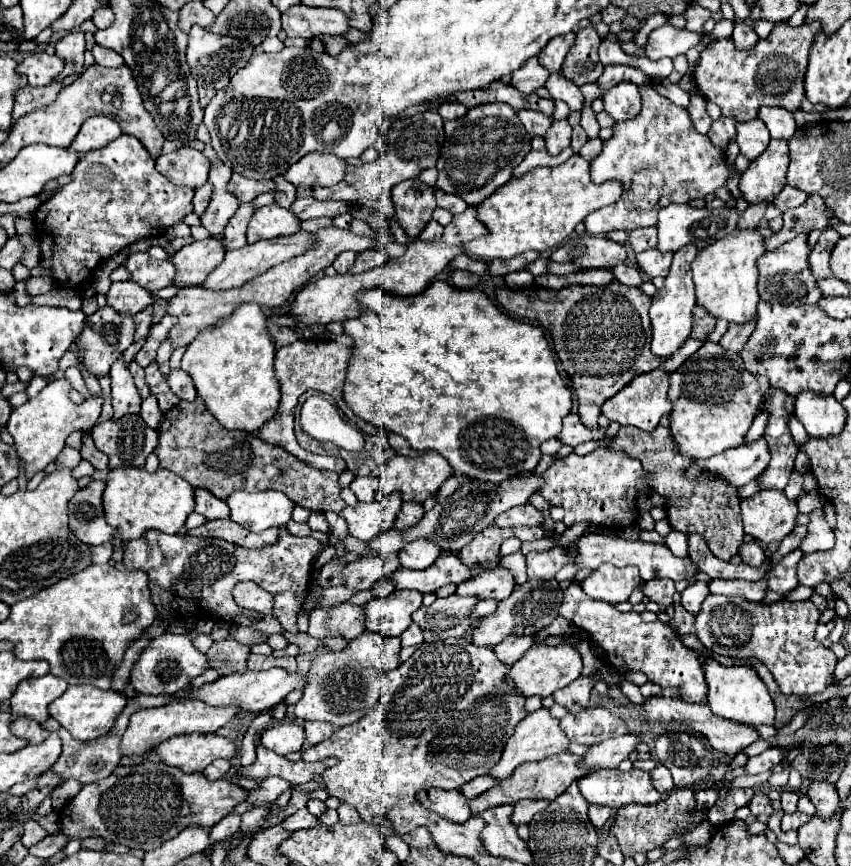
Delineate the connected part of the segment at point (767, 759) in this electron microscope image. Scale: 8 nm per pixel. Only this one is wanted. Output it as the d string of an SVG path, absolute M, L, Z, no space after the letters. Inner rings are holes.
M772 746L772 748L764 750L762 754L758 754L758 756L750 758L750 760L748 760L748 764L746 764L748 774L760 774L760 772L770 770L774 764L778 764L778 762L780 762L782 754L784 754L784 750L782 750L782 748Z

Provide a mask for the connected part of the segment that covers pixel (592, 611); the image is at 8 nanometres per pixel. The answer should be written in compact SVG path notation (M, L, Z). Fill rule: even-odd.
M572 582L564 590L560 614L564 618L570 618L572 624L590 634L590 638L606 652L608 662L616 670L640 670L648 676L650 682L662 686L664 690L676 688L680 700L708 704L708 684L704 678L702 664L696 652L680 642L678 634L672 630L670 624L664 624L660 620L646 624L634 610L622 614L608 602L588 598L578 582Z

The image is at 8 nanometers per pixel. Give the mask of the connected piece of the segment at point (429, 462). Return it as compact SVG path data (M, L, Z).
M430 450L424 456L418 458L406 458L406 456L394 456L388 462L384 462L380 466L380 472L376 474L380 480L380 490L378 490L378 498L388 496L392 492L400 492L404 502L424 502L428 494L436 492L442 482L452 474L450 464L446 462L446 458L442 458L438 452Z

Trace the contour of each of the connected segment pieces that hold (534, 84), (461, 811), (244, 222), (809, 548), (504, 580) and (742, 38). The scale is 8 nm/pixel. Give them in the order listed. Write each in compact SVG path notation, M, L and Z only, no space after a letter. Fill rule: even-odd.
M530 58L530 62L526 62L526 66L518 68L512 74L512 86L516 90L520 90L522 94L532 94L534 90L538 90L540 86L544 86L546 78L548 78L548 70L540 66L538 58Z
M428 788L418 792L418 800L424 808L436 812L442 818L452 822L466 822L470 814L470 800L460 790L444 790L444 788Z
M246 202L230 218L230 222L228 222L226 230L224 230L224 246L226 246L226 250L242 248L242 246L248 244L246 242L246 226L248 226L252 214L254 214L254 202Z
M812 510L810 512L810 524L808 524L808 534L802 540L800 548L808 552L818 552L818 550L830 550L834 546L834 532L824 520L822 510Z
M496 566L490 572L484 572L472 580L466 580L458 586L456 594L462 596L478 596L482 600L486 598L496 598L496 600L504 600L512 594L512 590L516 588L516 580L510 574L510 570Z
M736 22L732 40L734 40L734 44L740 46L740 50L744 50L744 48L754 46L754 42L758 40L758 34L754 32L752 26L748 26L748 24L744 24L744 22Z

